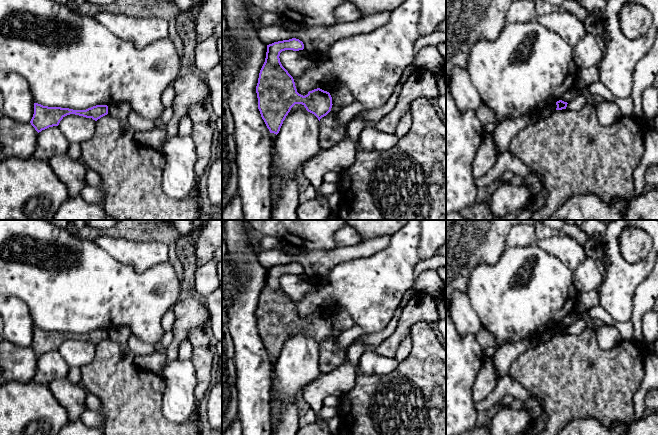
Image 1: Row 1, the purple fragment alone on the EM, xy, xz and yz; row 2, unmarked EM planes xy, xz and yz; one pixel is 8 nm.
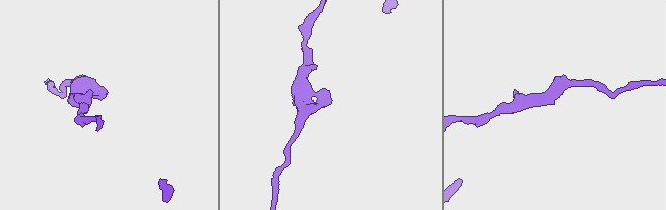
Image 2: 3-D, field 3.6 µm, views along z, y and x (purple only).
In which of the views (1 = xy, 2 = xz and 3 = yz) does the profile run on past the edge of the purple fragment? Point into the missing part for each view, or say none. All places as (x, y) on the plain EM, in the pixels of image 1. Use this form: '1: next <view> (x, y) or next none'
1: next none
2: next none
3: next none

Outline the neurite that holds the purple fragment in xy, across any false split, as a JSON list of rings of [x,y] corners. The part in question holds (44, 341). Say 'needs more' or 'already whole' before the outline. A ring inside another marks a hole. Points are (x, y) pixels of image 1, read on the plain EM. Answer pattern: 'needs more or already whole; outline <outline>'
already whole; outline [[[34,327],[34,338],[30,347],[39,357],[49,351],[58,350],[60,345],[70,338],[92,342],[97,345],[108,338],[108,330],[96,329],[86,334],[73,334],[61,331],[48,331]]]

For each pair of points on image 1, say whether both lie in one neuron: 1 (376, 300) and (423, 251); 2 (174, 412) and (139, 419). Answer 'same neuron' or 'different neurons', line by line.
1: different neurons
2: different neurons

